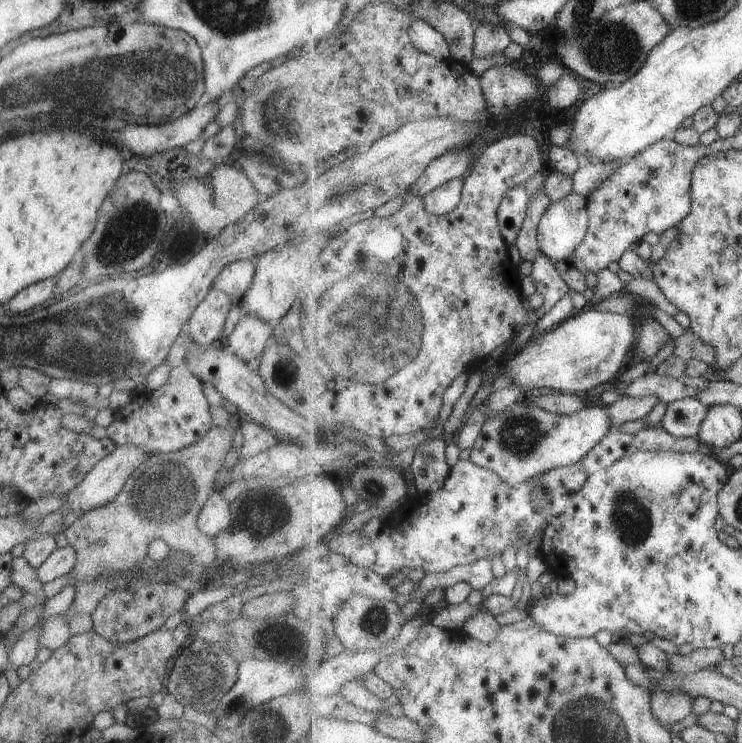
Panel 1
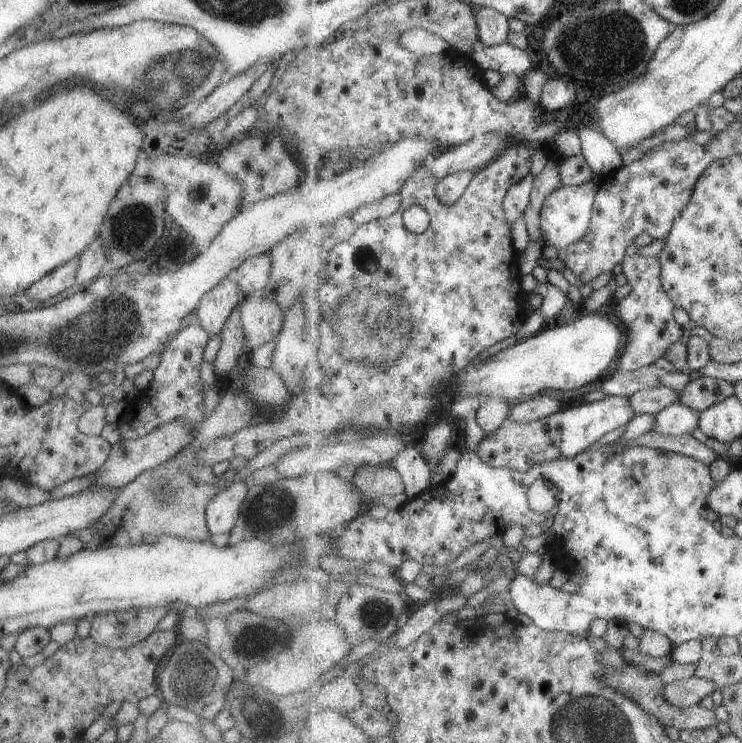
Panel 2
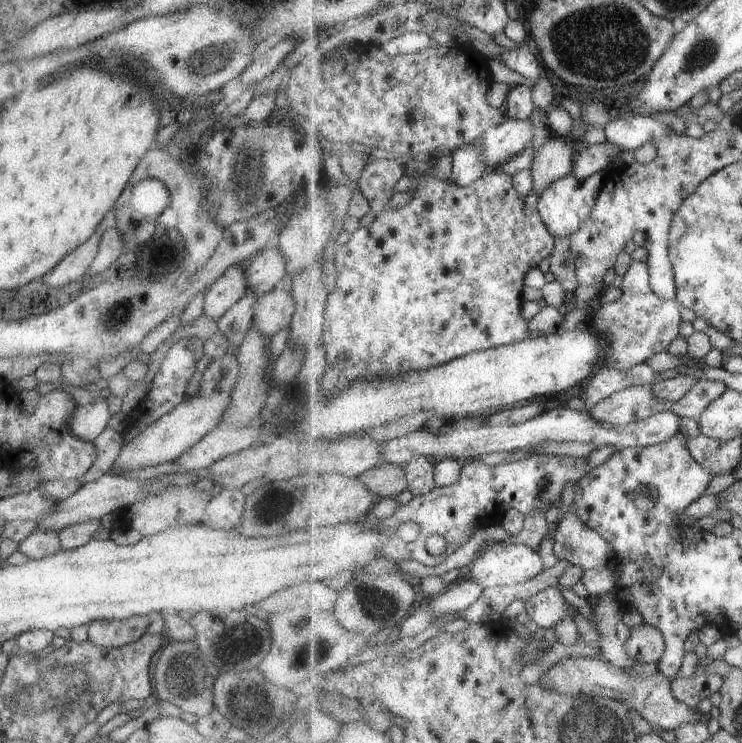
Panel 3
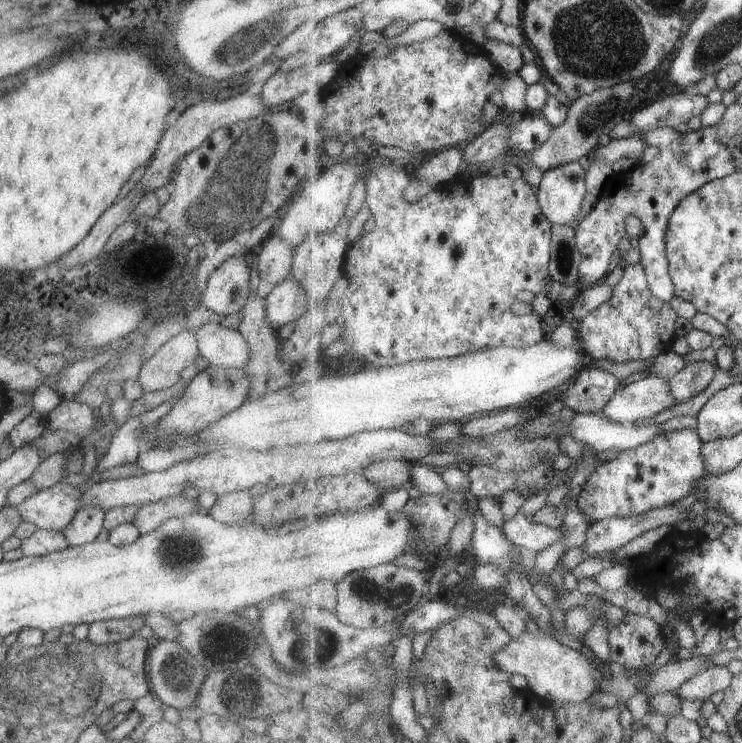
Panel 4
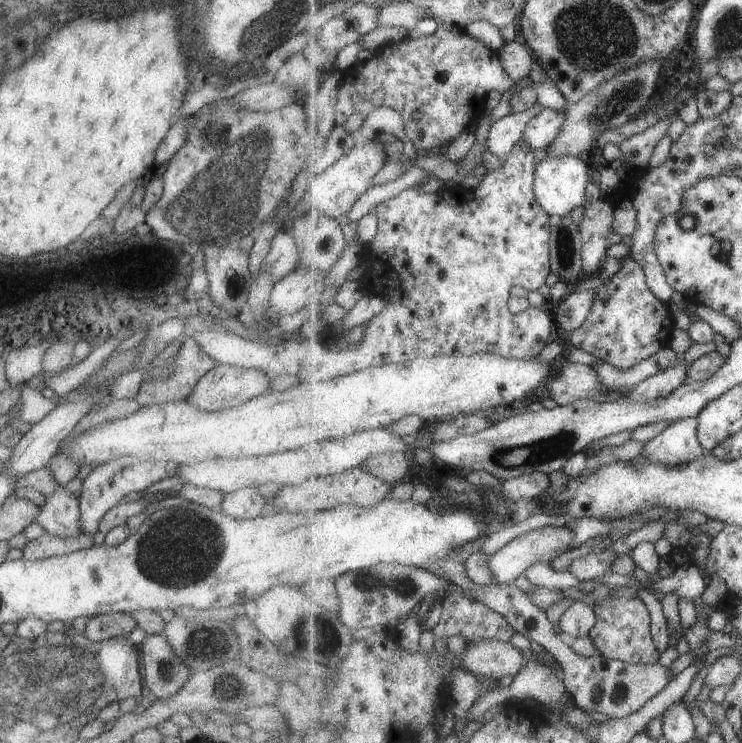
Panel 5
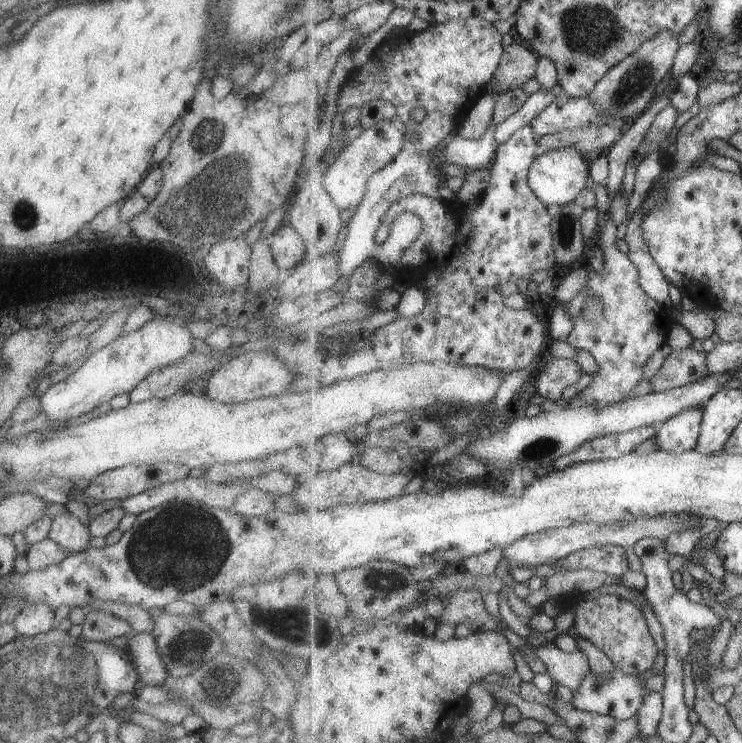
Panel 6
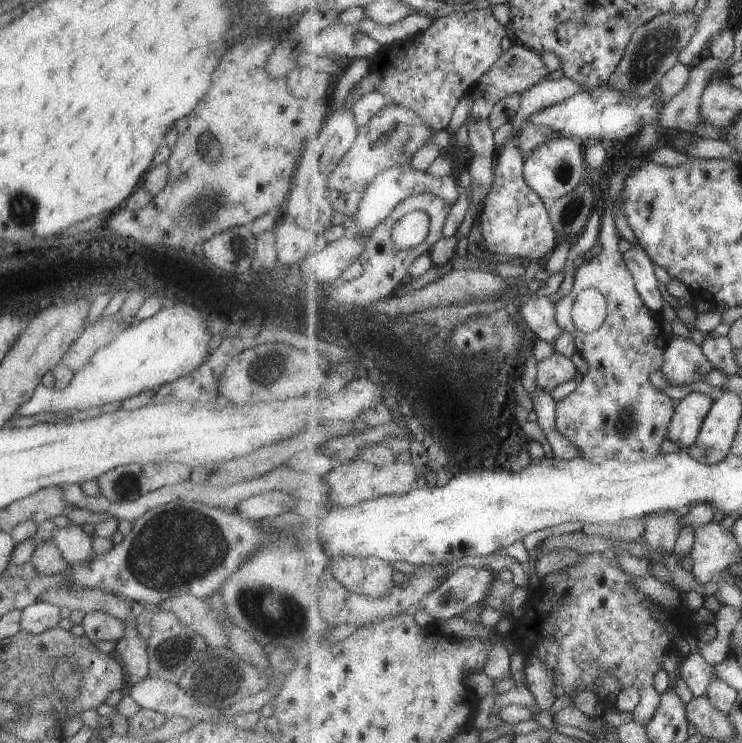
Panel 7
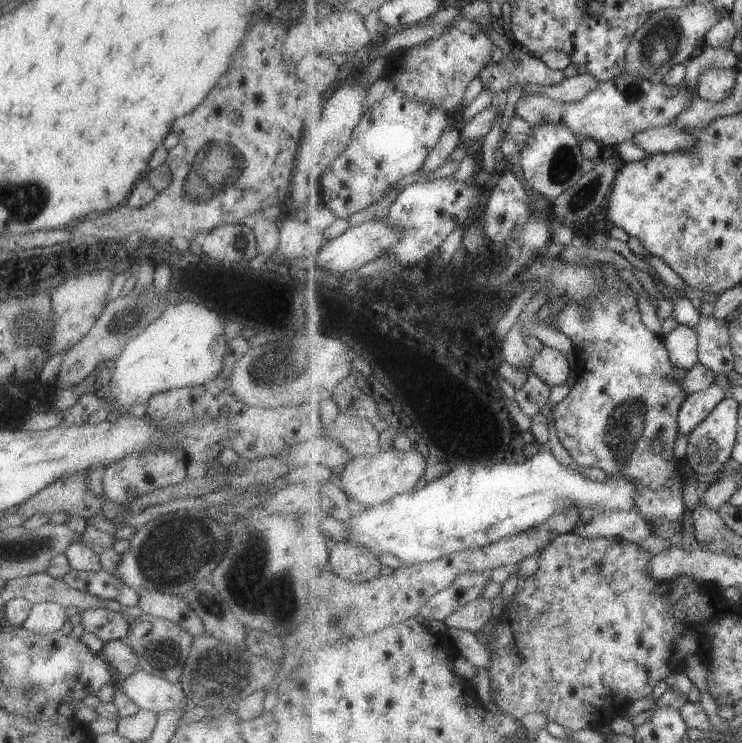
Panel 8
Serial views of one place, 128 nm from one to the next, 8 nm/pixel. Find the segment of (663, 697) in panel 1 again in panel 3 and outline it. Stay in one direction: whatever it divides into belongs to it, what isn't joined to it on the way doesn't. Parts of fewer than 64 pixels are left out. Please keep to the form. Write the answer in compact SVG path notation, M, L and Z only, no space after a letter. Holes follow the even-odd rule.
M694 673L689 678L675 678L672 682L672 692L680 702L698 708L711 694L721 692L723 684L724 678L717 674Z

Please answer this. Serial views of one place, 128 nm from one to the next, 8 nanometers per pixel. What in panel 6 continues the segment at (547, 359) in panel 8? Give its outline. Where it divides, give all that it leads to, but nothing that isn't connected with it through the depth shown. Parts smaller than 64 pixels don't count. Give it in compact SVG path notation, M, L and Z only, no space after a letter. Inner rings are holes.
M552 358L545 364L543 370L533 380L536 391L544 398L561 401L563 390L571 384L577 384L581 375L585 374L582 366L571 359Z

